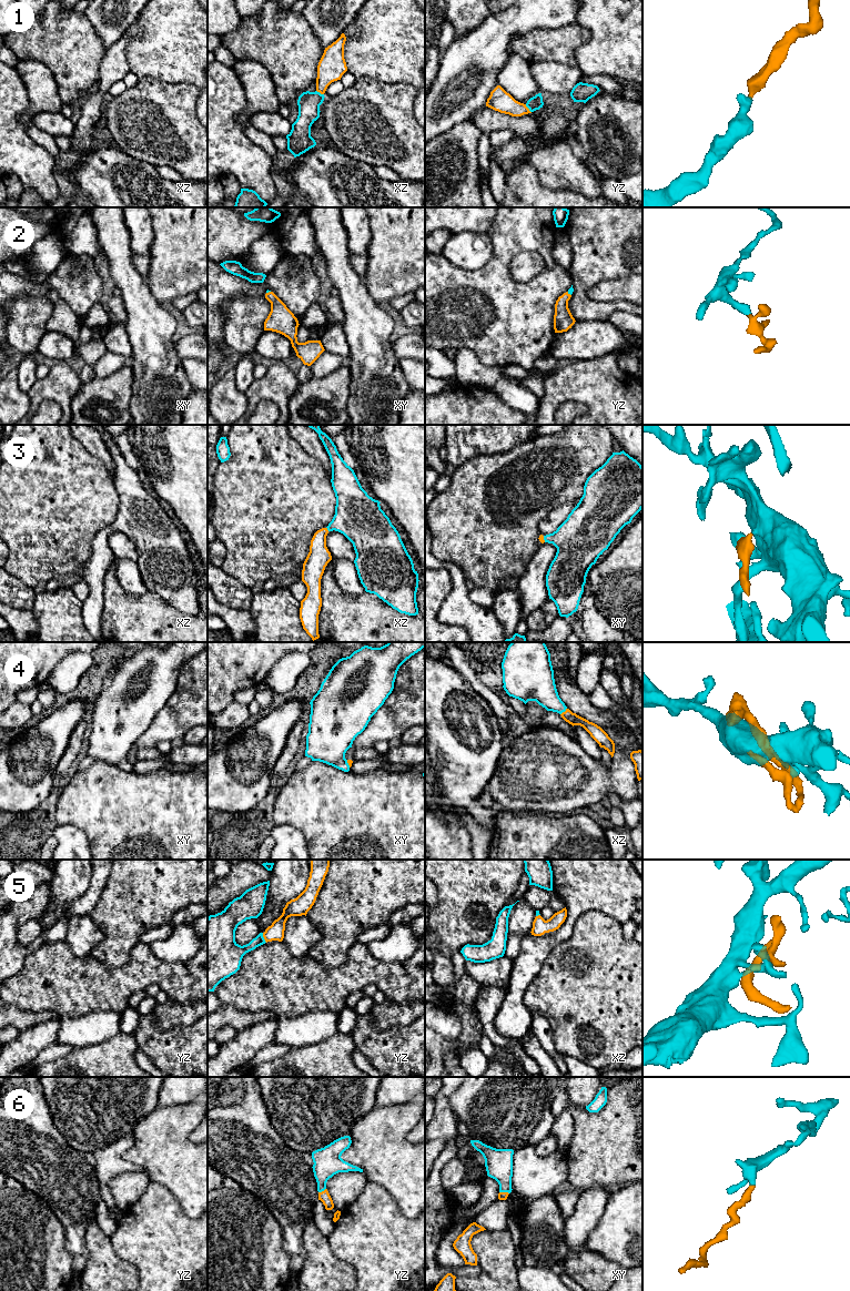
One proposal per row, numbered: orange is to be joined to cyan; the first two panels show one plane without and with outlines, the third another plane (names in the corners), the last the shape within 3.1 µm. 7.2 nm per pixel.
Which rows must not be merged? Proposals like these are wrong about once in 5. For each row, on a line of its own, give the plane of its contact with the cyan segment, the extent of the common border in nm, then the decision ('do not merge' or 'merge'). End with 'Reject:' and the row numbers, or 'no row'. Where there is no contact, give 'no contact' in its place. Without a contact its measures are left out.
1: meets cyan in yz; contact 80 nm long; merge
2: meets cyan in yz; contact 40 nm long; merge
3: meets cyan in xz; contact 40 nm long; merge
4: meets cyan in xz; contact 70 nm long; merge
5: meets cyan in yz; contact 80 nm long; merge
6: meets cyan in yz; contact 70 nm long; merge
Reject: no row

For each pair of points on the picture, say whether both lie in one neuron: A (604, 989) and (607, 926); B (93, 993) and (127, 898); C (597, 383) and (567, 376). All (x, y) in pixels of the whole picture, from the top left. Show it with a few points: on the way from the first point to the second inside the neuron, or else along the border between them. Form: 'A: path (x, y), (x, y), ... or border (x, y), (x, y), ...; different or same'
A: path (604, 974), (604, 942); same
B: border (90, 955), (109, 967), (120, 967), (129, 961); different
C: path (589, 382), (575, 382); same

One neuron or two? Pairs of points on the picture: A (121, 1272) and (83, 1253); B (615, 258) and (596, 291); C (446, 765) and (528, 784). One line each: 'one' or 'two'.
A: two
B: two
C: two

